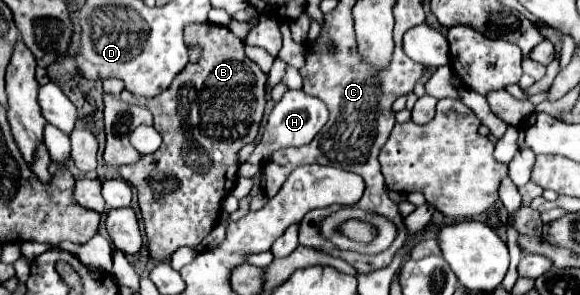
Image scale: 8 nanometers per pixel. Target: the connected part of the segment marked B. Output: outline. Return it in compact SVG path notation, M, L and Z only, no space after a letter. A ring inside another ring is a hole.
M211 22L187 24L185 40L187 44L201 48L199 62L189 62L165 92L147 102L147 108L153 112L153 126L163 138L161 148L155 154L143 156L135 166L119 168L119 174L139 192L139 208L149 238L149 254L157 264L167 262L179 248L195 248L215 228L219 222L217 218L221 214L221 204L237 184L237 154L245 144L257 138L267 104L267 76L253 60L245 56L241 40L231 30Z

